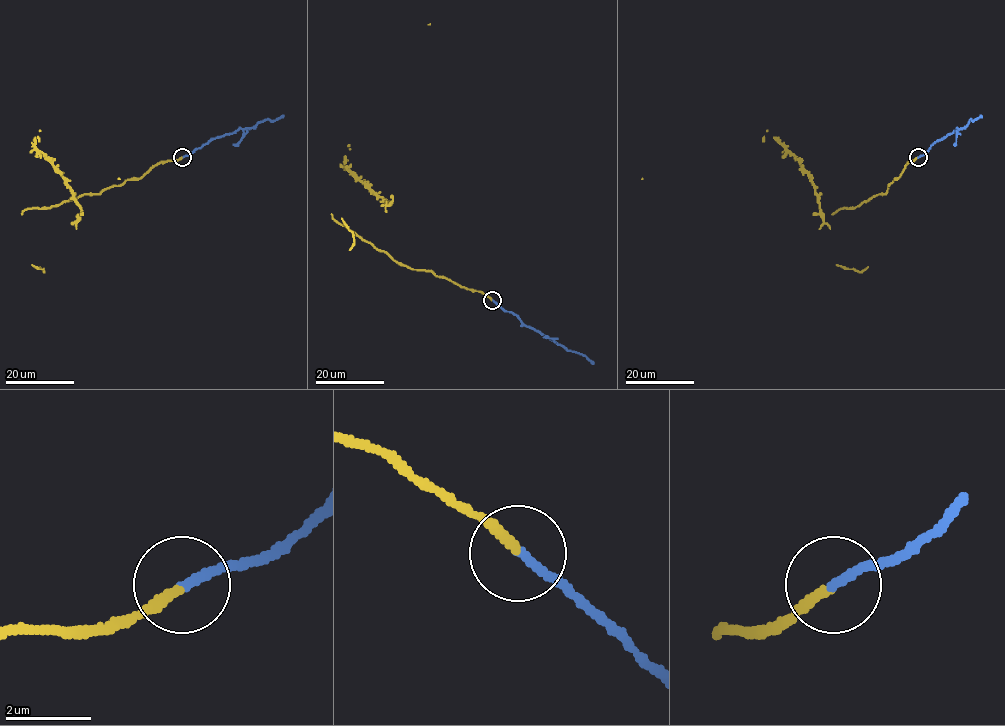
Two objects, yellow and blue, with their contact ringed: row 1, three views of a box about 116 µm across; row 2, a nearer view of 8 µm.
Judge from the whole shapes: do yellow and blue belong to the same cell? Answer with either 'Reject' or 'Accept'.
Reject

